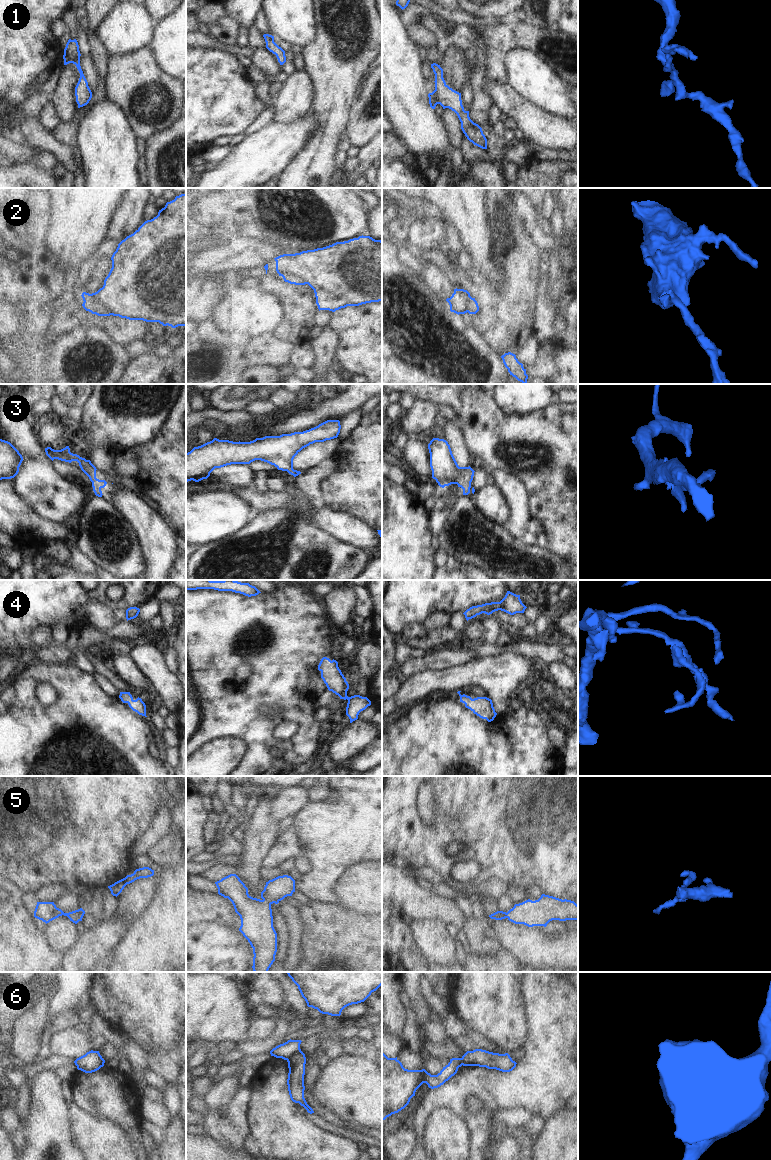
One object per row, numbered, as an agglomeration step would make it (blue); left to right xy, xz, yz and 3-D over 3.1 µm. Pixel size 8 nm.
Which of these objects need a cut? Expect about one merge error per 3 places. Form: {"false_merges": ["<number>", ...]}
{"false_merges": ["2", "6"]}

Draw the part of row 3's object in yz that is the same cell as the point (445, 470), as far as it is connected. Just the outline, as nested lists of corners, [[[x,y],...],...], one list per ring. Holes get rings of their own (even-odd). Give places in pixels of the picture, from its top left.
[[[433,438],[428,444],[432,478],[442,488],[457,484],[463,489],[463,495],[470,493],[474,470],[469,467],[459,467],[448,442]]]

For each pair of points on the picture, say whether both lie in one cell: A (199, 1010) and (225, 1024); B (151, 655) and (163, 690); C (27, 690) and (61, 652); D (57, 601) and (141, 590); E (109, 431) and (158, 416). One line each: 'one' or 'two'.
A: one
B: one
C: two
D: one
E: one

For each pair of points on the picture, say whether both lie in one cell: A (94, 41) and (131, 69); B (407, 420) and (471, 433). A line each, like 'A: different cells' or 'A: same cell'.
A: different cells
B: different cells

